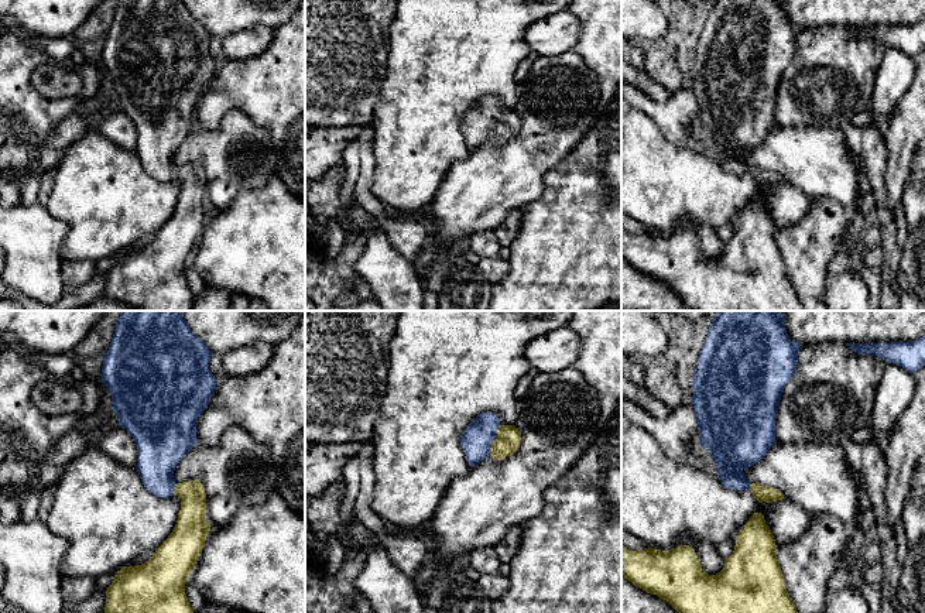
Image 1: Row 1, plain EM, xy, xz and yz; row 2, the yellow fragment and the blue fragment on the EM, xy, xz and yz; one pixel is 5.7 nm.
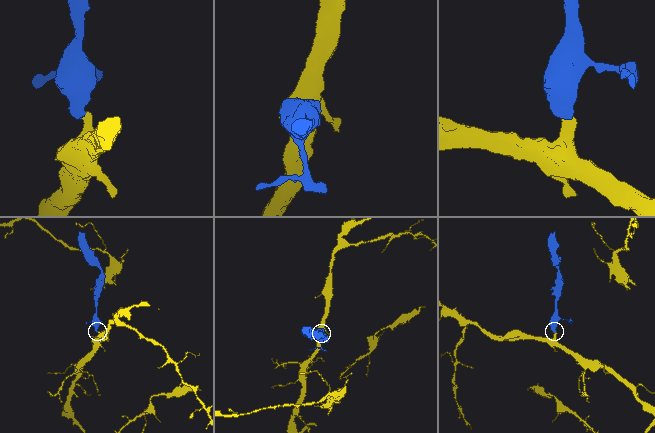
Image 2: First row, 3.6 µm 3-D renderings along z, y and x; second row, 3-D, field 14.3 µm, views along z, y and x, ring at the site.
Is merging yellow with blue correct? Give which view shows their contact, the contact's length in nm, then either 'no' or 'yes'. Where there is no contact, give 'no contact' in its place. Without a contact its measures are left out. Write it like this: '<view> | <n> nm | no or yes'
xz | 180 nm | yes

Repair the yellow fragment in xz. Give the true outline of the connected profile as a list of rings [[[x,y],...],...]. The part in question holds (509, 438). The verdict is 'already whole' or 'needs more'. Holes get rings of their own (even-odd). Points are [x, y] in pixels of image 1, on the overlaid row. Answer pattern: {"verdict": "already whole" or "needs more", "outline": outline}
{"verdict": "needs more", "outline": [[[483,412],[470,422],[460,436],[465,458],[470,466],[479,465],[490,455],[503,460],[515,453],[521,434],[514,425],[501,425],[497,414]]]}

